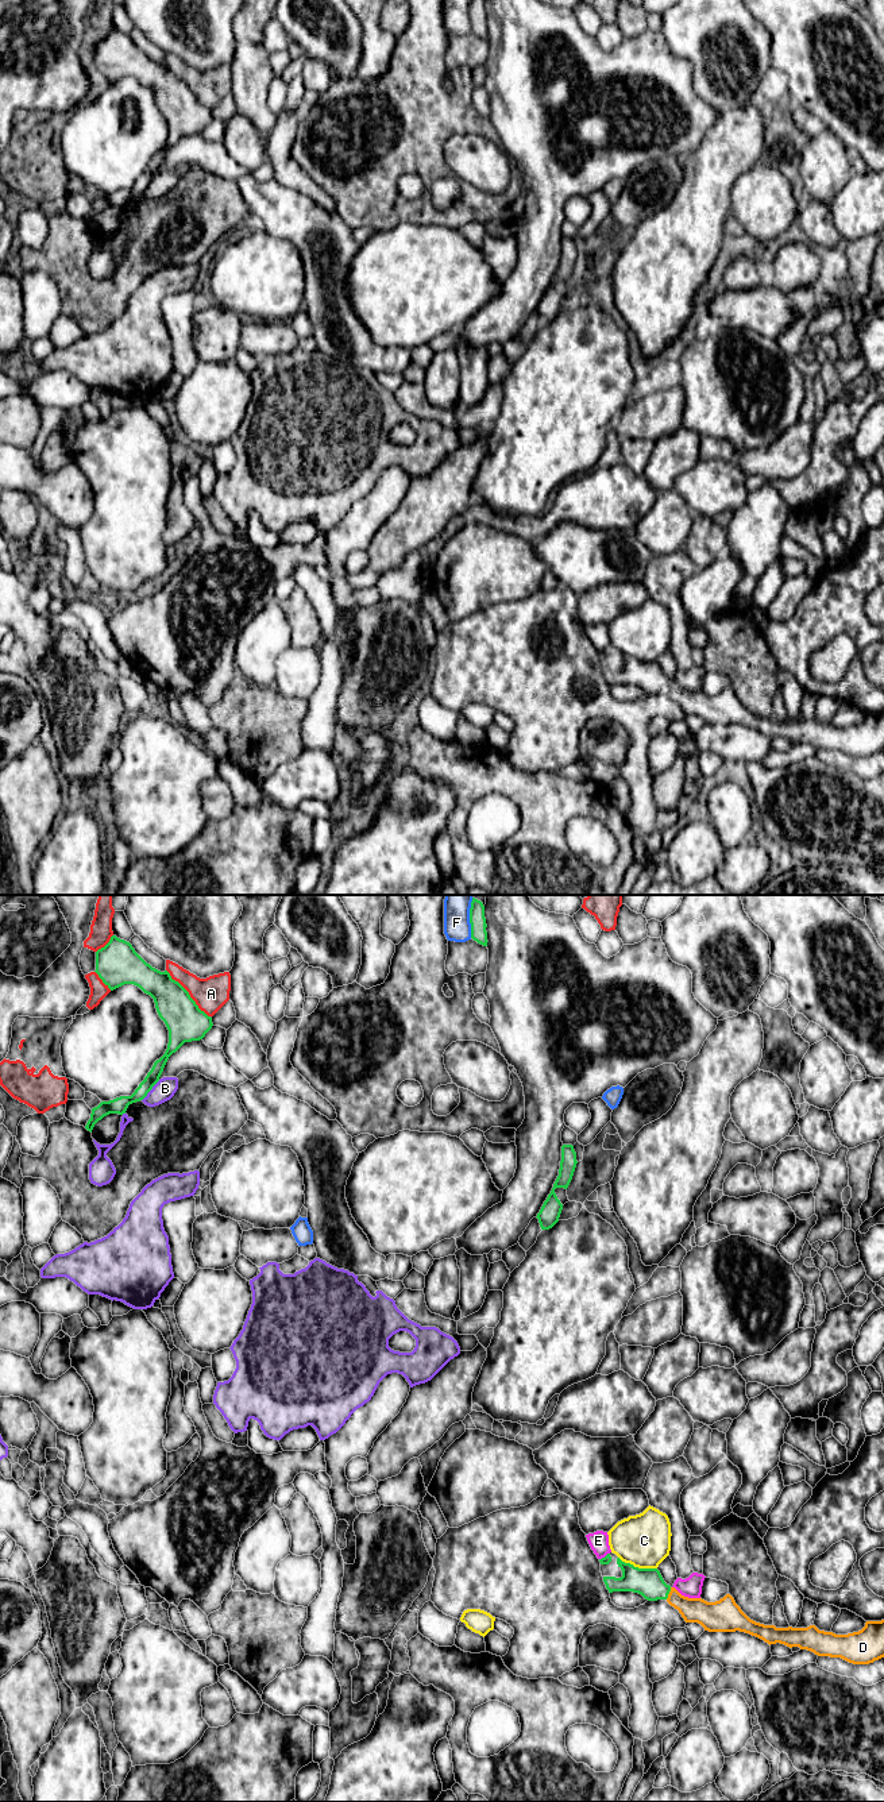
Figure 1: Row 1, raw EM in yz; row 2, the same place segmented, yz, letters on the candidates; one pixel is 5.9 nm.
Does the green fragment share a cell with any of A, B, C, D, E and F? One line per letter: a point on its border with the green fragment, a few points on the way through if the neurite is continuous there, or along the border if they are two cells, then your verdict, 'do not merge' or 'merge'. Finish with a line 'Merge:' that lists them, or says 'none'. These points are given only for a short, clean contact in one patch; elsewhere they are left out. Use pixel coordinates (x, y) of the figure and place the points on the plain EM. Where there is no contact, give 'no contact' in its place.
A: yz (188, 87) | do not merge
B: yz (150, 182) | do not merge
C: yz (637, 660) | do not merge
D: yz (668, 686) | across yz (648, 675), (653, 680), (668, 686), (686, 699), (698, 703) | merge
E: yz (605, 649) | do not merge
F: yz (470, 15) | do not merge
Merge: D

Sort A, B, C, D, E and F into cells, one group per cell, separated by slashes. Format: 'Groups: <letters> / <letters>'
Groups: A / B / C / D / E / F

